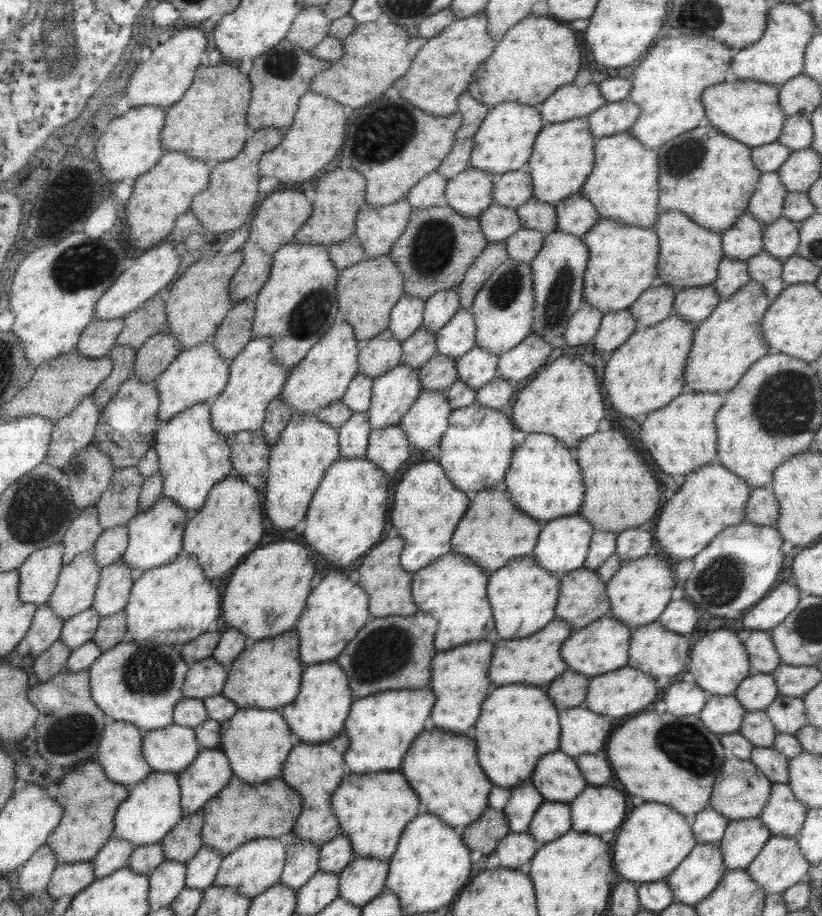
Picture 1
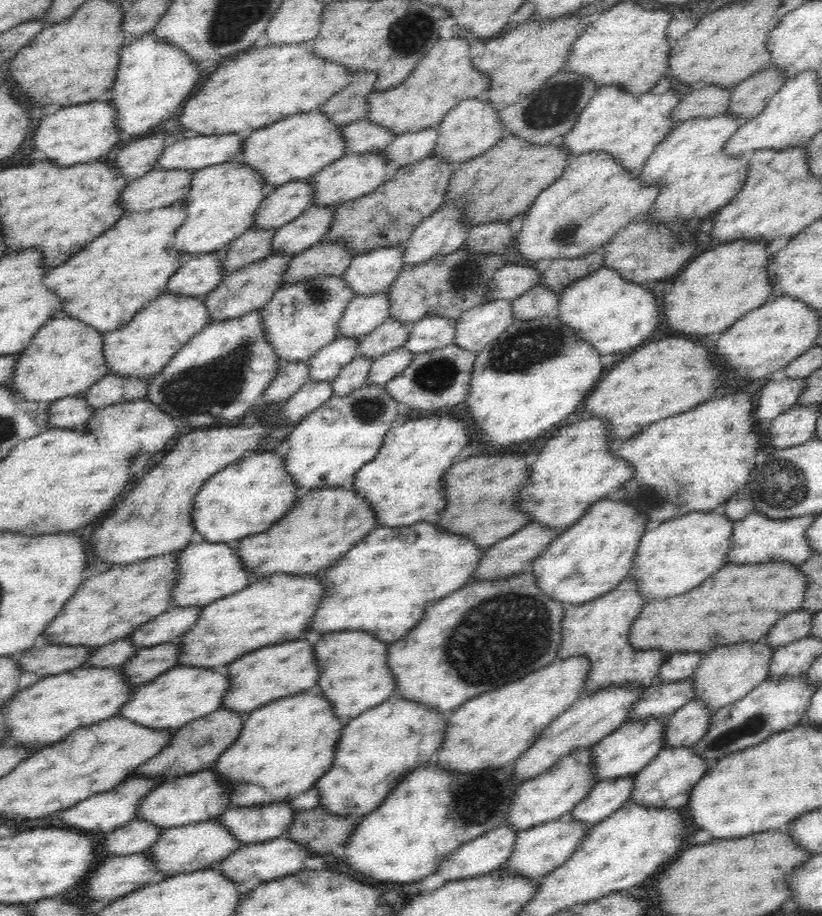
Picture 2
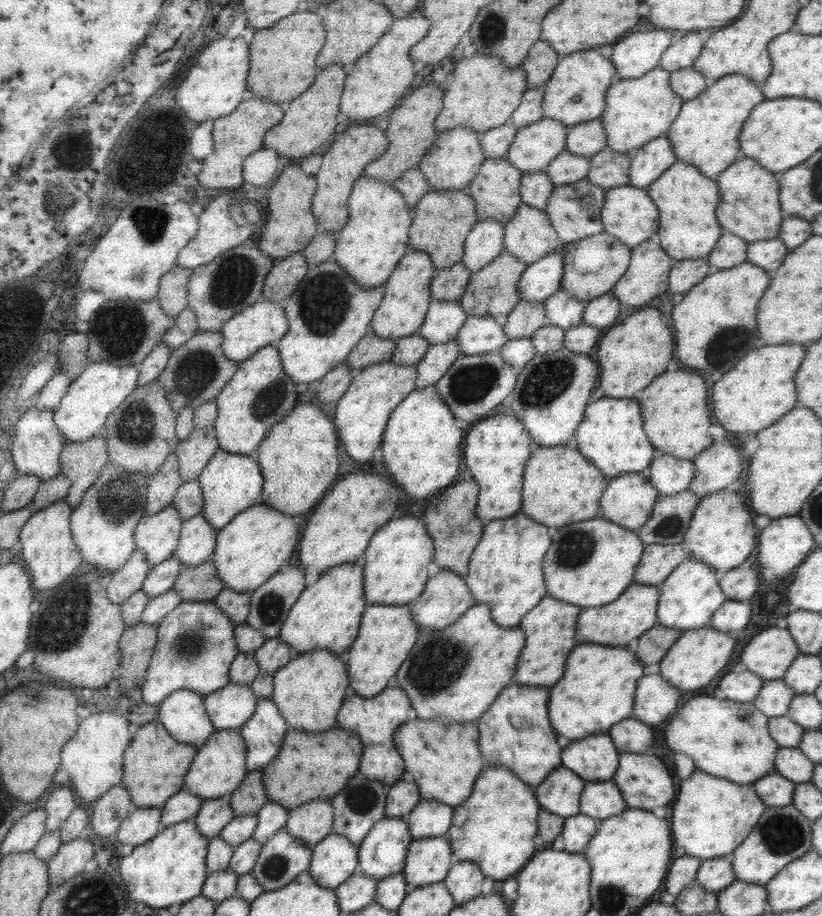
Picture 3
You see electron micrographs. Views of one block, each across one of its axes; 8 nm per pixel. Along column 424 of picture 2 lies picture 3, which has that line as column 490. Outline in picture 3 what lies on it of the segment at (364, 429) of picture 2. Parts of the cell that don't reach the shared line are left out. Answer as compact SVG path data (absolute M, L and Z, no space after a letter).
M561 347L555 352L534 355L518 369L513 390L486 416L512 414L529 434L533 446L568 446L597 382L598 366L587 354L575 354Z

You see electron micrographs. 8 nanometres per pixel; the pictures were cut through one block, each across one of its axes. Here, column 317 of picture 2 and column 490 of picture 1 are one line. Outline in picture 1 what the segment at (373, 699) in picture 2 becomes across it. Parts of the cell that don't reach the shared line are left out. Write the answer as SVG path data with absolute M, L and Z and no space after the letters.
M490 637L479 642L469 642L451 650L435 652L431 657L429 661L431 675L429 675L427 687L433 692L435 698L427 720L428 727L437 728L441 732L449 732L449 734L470 733L489 690L487 669L489 669L491 653L493 653L491 640L494 639L496 638Z

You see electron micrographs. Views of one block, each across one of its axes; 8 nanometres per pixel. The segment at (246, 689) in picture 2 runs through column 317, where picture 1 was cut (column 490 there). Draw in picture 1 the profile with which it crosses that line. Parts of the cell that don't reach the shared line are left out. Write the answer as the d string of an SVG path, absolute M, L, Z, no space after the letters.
M553 618L541 630L525 638L494 639L491 662L489 662L489 669L487 669L489 684L496 687L509 684L545 687L567 669L567 664L559 656L559 647L569 637L571 630L569 624L565 624L561 619L555 620Z

